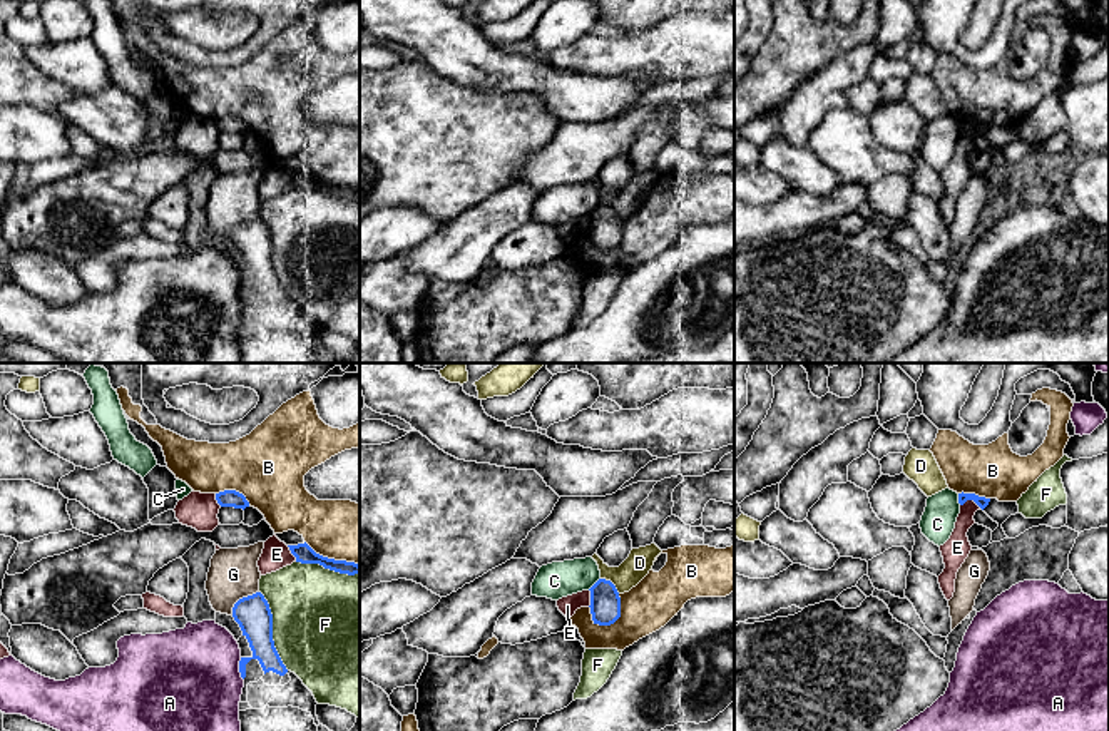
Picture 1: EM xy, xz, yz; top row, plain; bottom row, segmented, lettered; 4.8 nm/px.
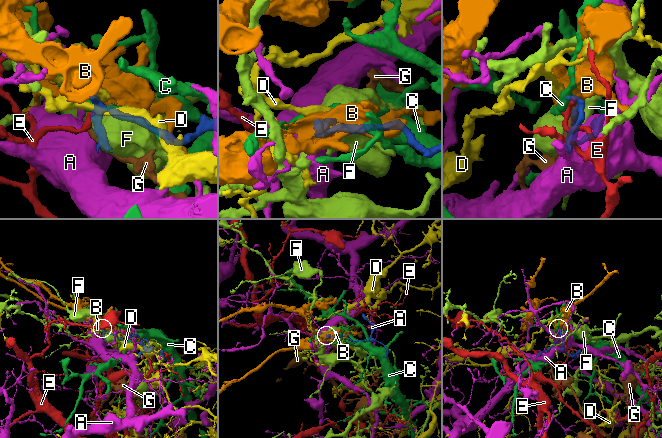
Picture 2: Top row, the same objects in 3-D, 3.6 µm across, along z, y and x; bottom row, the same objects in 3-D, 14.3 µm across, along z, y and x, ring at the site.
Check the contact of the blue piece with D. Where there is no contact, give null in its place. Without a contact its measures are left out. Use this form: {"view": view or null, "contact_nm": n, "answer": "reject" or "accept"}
{"view": "xz", "contact_nm": 120, "answer": "reject"}

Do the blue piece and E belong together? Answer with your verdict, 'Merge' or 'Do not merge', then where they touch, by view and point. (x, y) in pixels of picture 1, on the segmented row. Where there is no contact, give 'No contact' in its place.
Do not merge. Touches blue at yz (971, 499)

